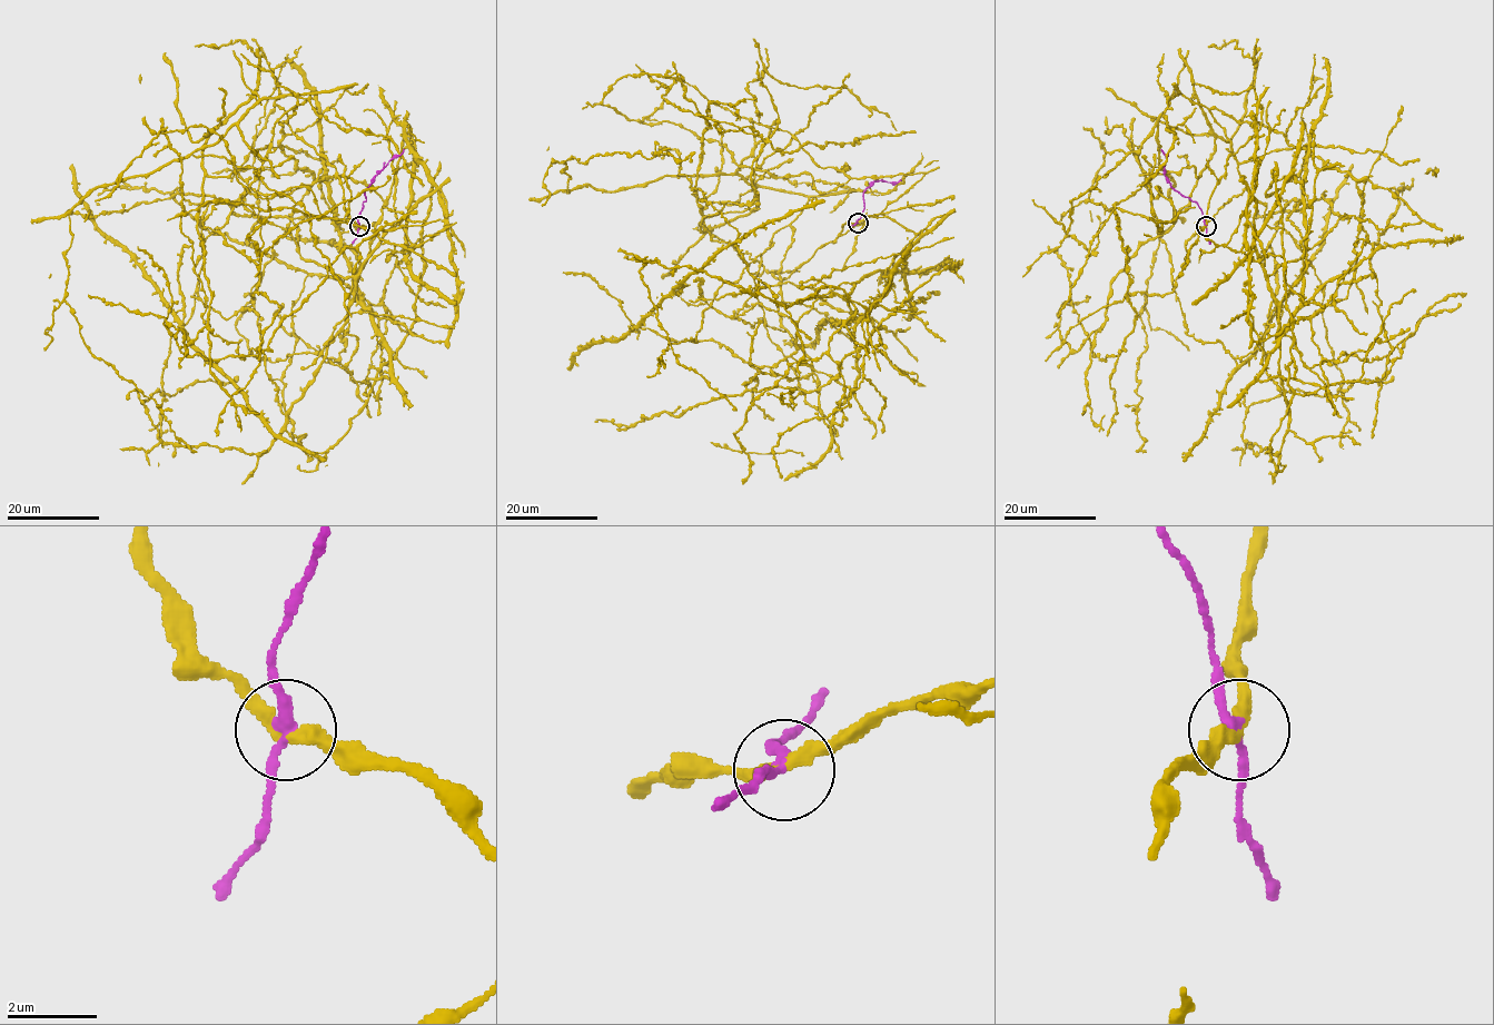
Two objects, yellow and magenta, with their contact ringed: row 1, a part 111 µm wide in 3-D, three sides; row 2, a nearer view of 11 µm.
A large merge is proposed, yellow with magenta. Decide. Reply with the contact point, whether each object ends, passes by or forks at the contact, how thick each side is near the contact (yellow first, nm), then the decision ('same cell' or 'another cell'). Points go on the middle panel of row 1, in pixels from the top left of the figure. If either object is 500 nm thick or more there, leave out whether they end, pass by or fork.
at (858, 223); yellow passes by; magenta passes by; 280 nm thick on the yellow side, 220 nm on the other; another cell

